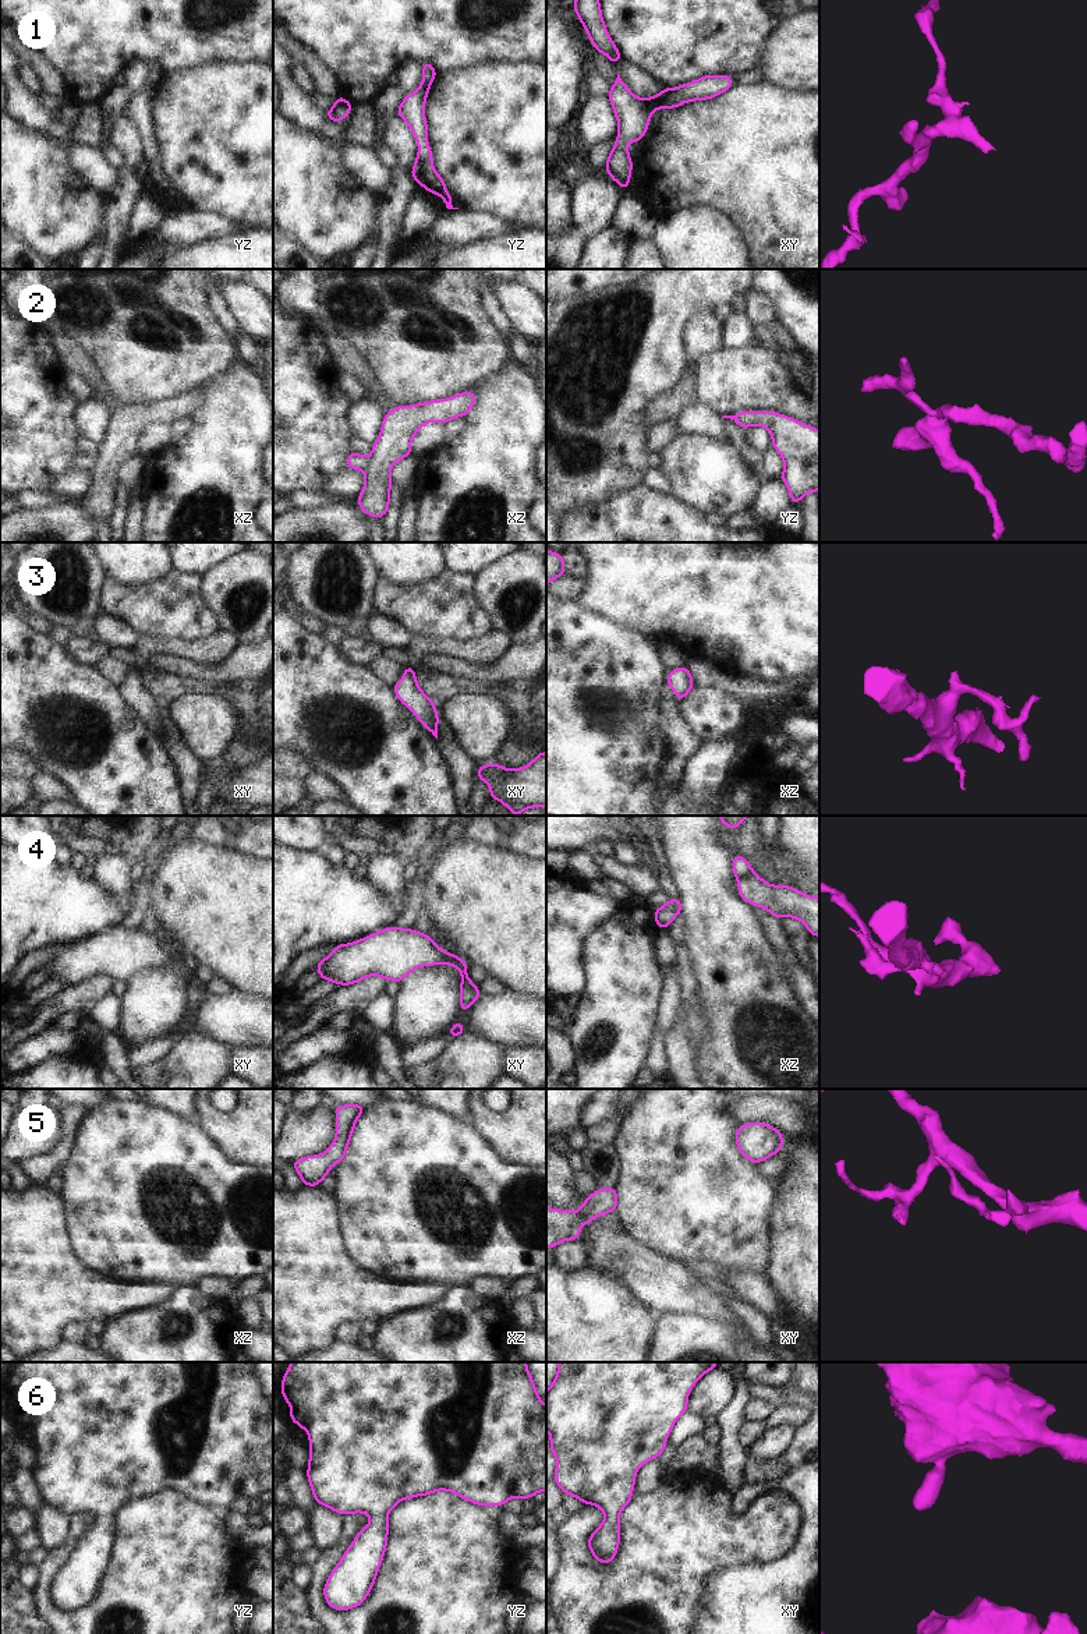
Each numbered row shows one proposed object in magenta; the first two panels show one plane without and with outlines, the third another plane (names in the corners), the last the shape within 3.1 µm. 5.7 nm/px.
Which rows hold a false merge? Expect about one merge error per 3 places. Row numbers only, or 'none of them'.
2, 4

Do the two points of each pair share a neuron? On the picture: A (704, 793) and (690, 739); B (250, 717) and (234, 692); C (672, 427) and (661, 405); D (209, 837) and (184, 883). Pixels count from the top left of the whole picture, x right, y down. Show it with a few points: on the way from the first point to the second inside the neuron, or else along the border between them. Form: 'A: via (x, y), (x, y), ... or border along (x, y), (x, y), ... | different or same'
A: border along (705, 743), (690, 760) | different
B: via (250, 711), (240, 697) | same
C: border along (675, 421), (658, 421), (648, 430) | different
D: border along (186, 838), (225, 846) | different

